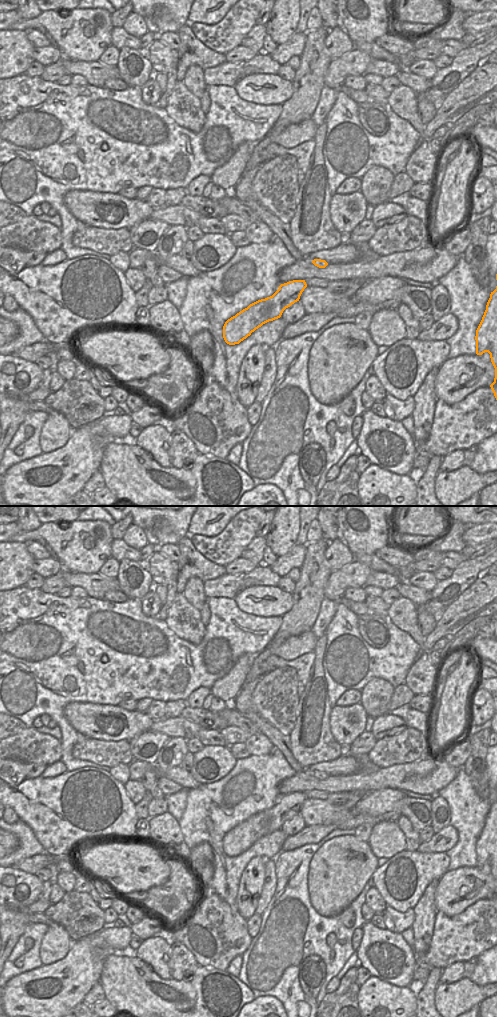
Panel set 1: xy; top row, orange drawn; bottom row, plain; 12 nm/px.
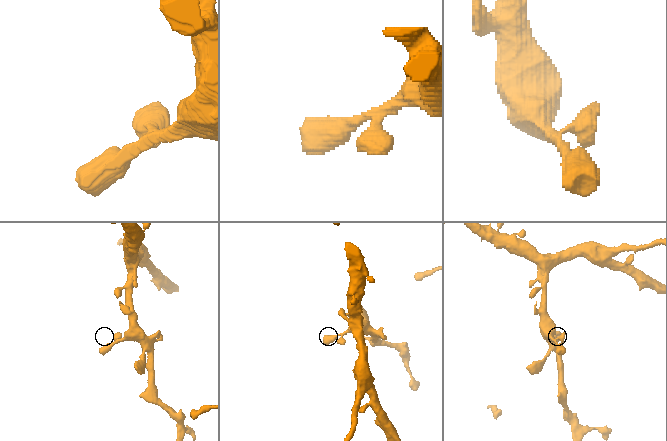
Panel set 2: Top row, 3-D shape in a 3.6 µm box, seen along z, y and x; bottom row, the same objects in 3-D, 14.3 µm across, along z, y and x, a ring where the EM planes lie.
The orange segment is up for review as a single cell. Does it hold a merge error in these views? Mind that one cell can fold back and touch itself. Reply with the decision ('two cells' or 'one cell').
one cell

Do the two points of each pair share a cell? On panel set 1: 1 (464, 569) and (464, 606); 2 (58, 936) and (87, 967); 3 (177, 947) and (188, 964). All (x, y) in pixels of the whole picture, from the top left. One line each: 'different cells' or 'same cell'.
1: different cells
2: different cells
3: same cell

